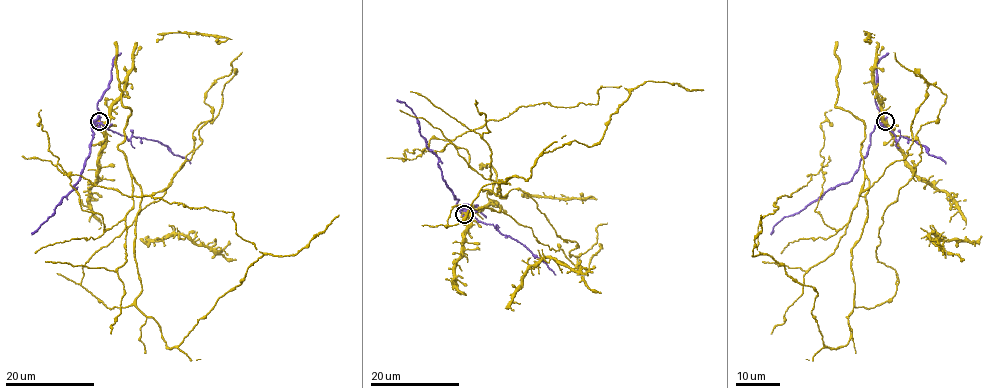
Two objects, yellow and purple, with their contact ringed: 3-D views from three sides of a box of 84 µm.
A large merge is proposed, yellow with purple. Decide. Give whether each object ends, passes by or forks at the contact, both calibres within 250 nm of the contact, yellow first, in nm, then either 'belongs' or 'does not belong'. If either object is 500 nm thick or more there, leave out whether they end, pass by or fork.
yellow ends | purple forks | 380/260 nm | does not belong

